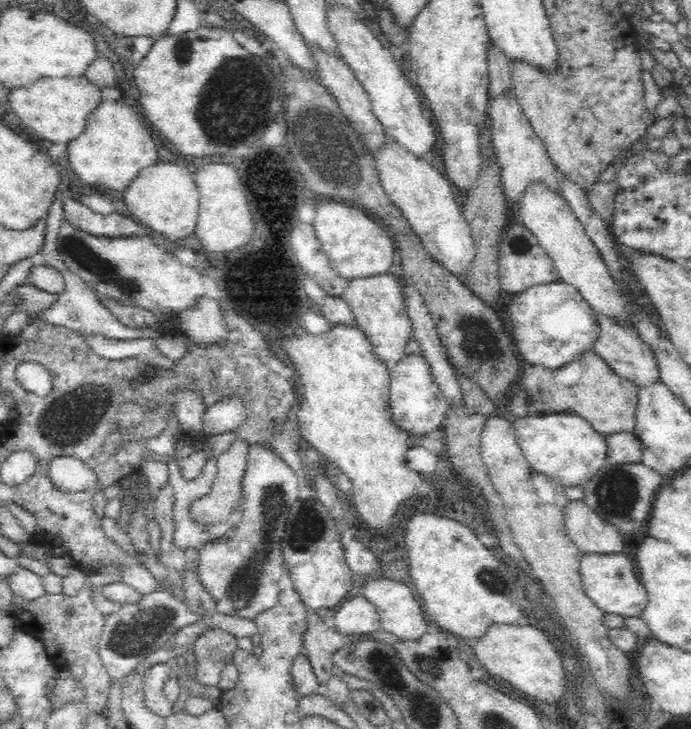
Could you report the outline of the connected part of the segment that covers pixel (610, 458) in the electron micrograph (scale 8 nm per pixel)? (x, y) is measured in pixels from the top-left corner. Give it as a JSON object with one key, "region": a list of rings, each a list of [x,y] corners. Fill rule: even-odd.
{"region":[[[634,432],[606,434],[606,464],[638,464],[642,462],[640,440]]]}

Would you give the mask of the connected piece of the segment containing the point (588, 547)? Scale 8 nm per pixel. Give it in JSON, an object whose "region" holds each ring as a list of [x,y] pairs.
{"region":[[[568,500],[562,518],[570,540],[582,552],[624,554],[624,534],[584,500]]]}

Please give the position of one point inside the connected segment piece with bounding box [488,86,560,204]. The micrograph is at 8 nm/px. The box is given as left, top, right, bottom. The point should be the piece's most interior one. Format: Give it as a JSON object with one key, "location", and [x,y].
{"location":[521,156]}

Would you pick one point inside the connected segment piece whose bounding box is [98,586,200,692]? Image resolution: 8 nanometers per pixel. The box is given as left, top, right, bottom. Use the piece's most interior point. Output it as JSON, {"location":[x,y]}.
{"location":[131,634]}

